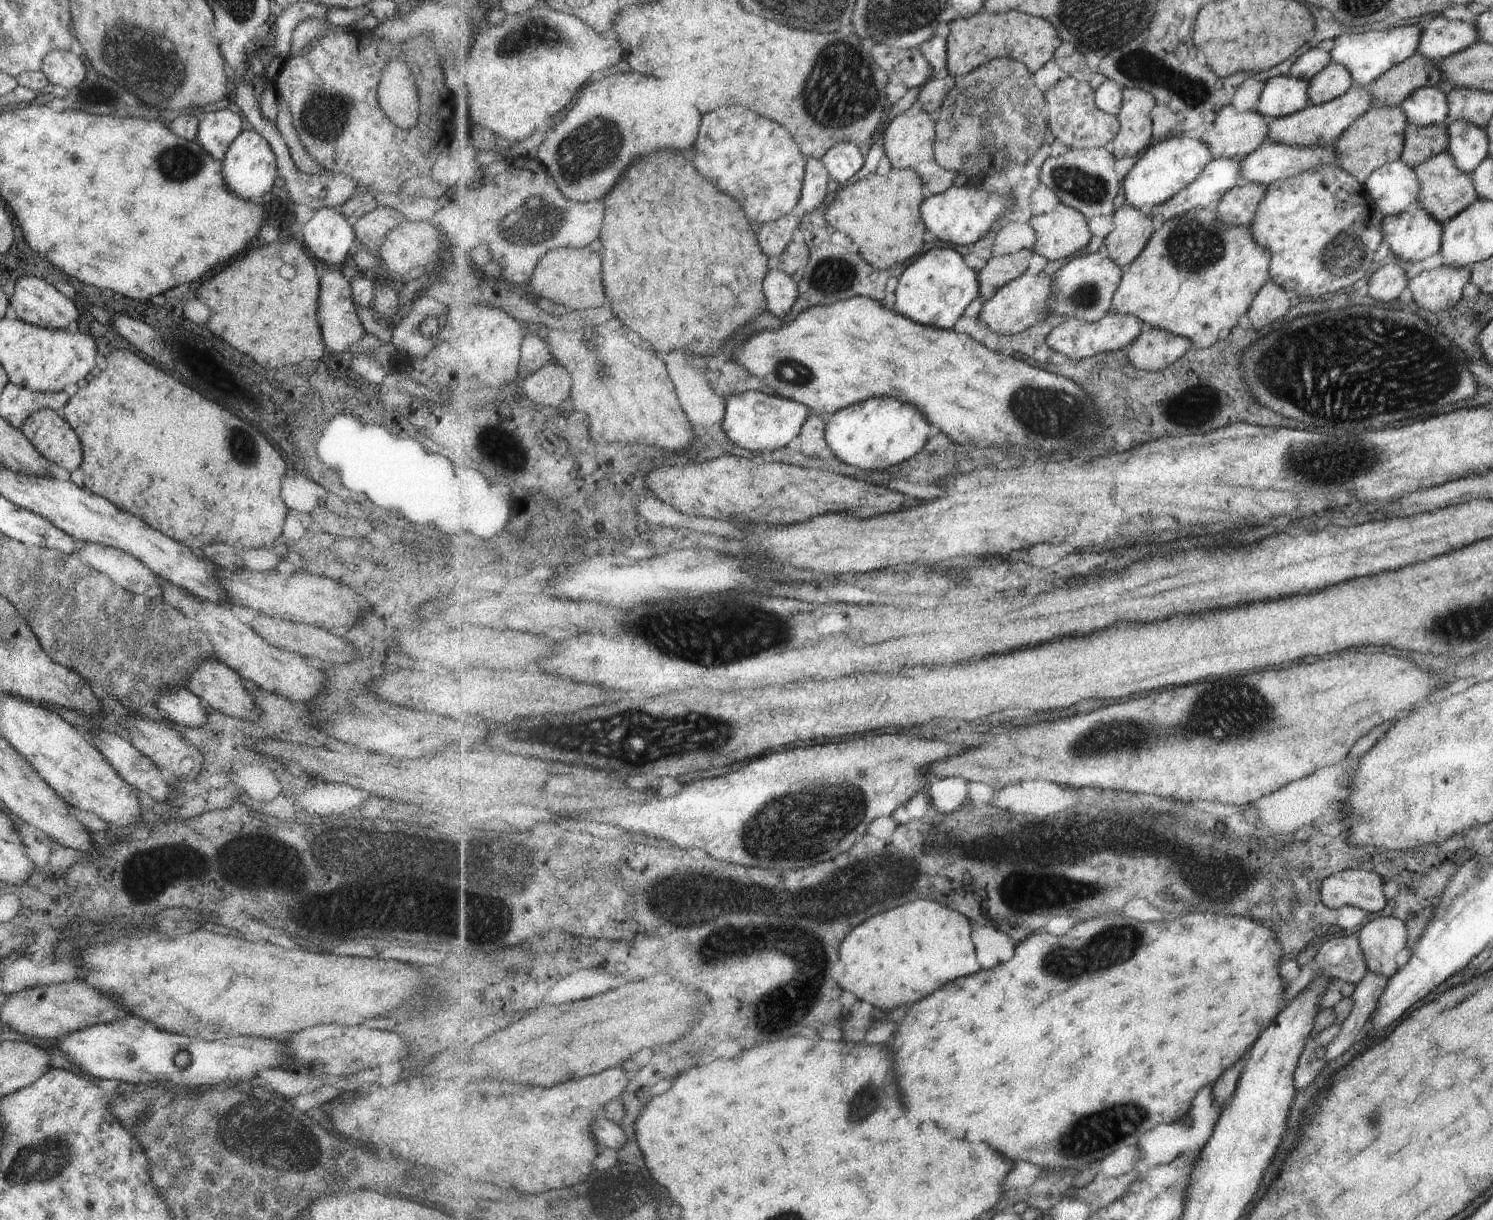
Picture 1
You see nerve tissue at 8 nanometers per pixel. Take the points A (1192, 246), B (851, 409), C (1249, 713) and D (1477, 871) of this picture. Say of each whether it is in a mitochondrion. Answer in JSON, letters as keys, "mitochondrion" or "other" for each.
{"A":"mitochondrion","B":"other","C":"mitochondrion","D":"mitochondrion"}

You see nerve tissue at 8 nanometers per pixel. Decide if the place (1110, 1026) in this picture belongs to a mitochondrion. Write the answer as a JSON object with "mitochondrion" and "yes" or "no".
{"mitochondrion":"no"}

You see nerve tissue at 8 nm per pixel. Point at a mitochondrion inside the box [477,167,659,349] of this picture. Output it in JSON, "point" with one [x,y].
{"point":[531,220]}

